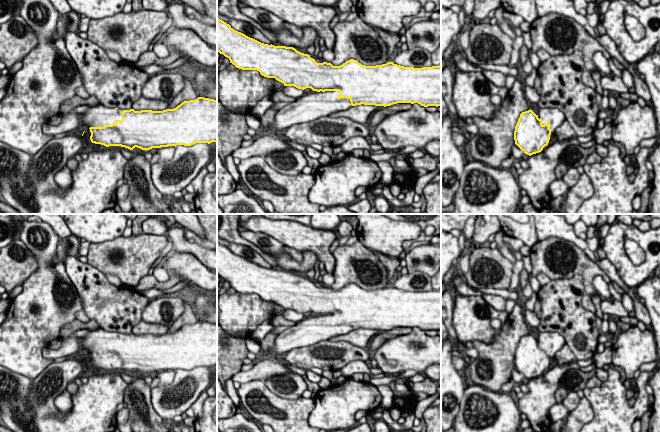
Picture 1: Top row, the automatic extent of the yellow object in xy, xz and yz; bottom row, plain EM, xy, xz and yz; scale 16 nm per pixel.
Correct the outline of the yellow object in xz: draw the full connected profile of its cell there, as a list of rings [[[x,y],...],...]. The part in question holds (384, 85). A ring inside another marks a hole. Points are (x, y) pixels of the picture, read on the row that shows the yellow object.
[[[217,17],[217,51],[230,60],[236,68],[242,70],[257,70],[267,78],[275,78],[284,86],[294,86],[298,89],[311,88],[313,91],[284,106],[275,114],[275,121],[264,131],[283,132],[289,127],[327,117],[338,111],[347,110],[356,105],[391,106],[397,103],[418,103],[421,106],[441,106],[441,65],[432,67],[404,67],[393,62],[382,65],[365,66],[357,60],[350,59],[340,66],[331,63],[317,63],[310,55],[301,53],[293,47],[274,46],[261,43],[245,34],[234,30],[229,24]]]

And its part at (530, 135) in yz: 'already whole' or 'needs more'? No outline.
needs more

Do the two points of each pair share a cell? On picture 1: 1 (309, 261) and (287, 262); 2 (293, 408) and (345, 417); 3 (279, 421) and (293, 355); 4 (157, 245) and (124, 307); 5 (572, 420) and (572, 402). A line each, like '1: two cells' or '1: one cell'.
1: one cell
2: two cells
3: two cells
4: two cells
5: two cells

